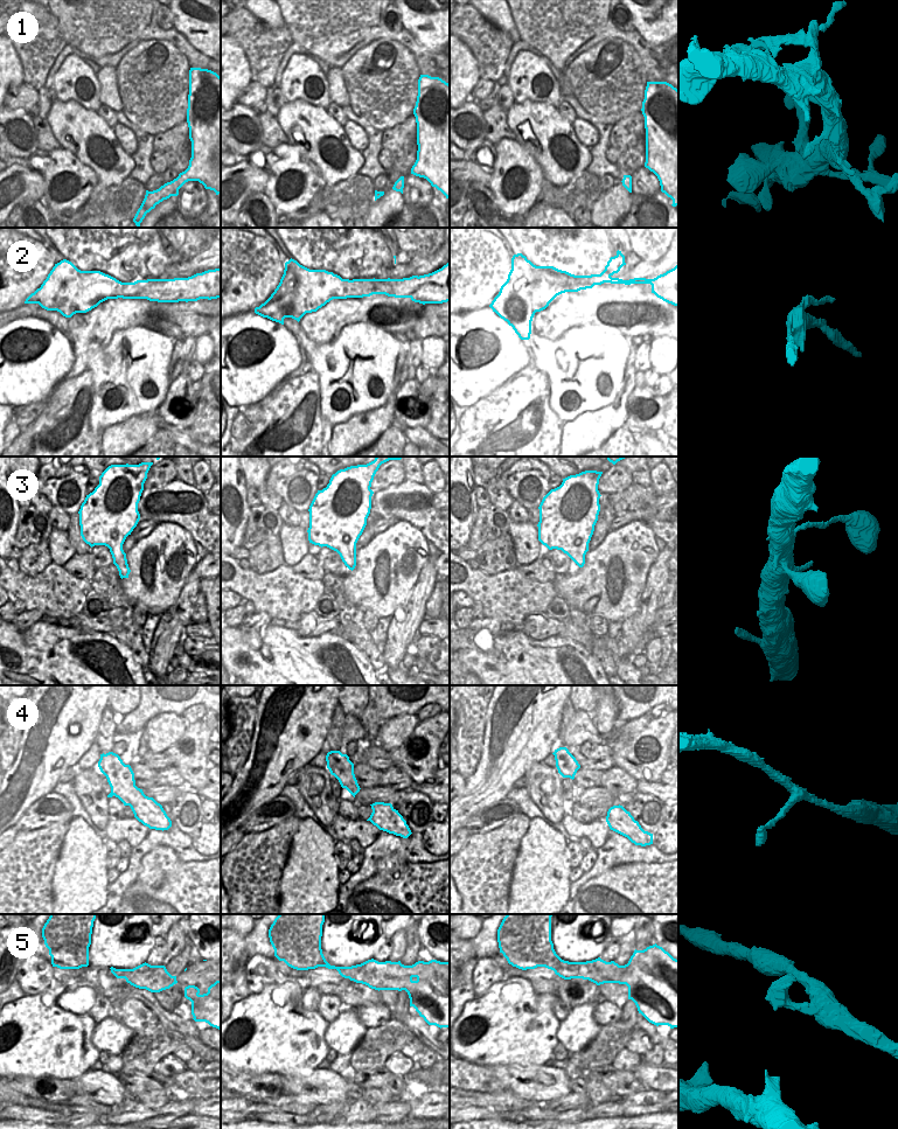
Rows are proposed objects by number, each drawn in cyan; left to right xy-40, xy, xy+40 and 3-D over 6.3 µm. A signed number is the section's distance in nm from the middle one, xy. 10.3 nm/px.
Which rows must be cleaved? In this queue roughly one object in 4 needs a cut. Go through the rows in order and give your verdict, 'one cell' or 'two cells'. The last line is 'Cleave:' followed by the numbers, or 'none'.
1: one cell
2: two cells
3: one cell
4: one cell
5: one cell
Cleave: 2

